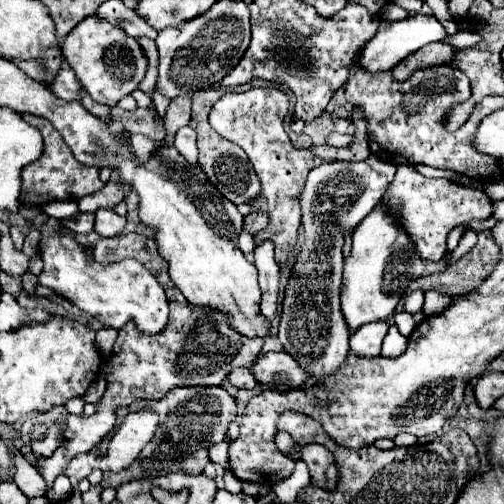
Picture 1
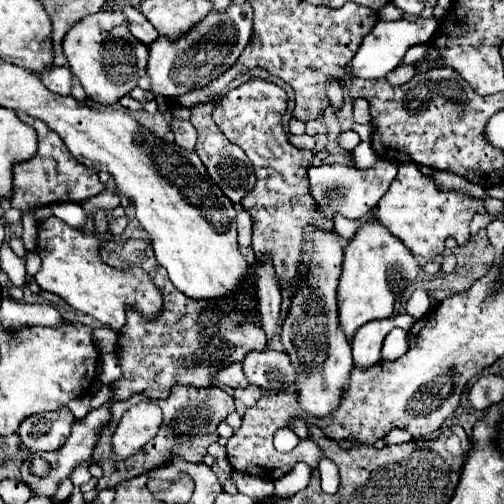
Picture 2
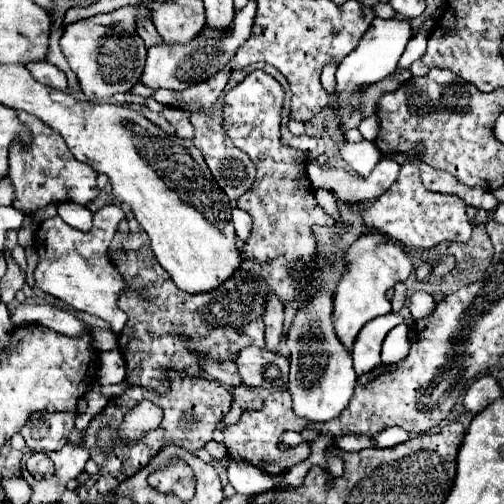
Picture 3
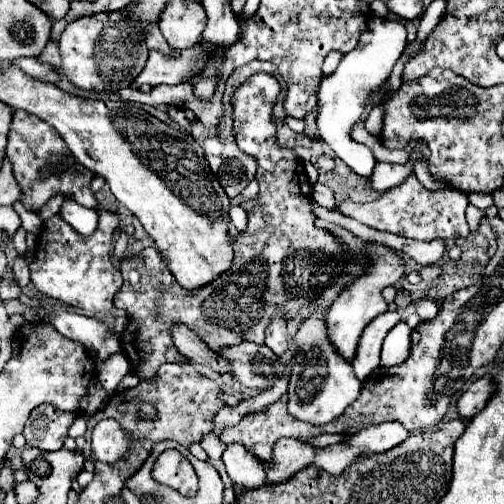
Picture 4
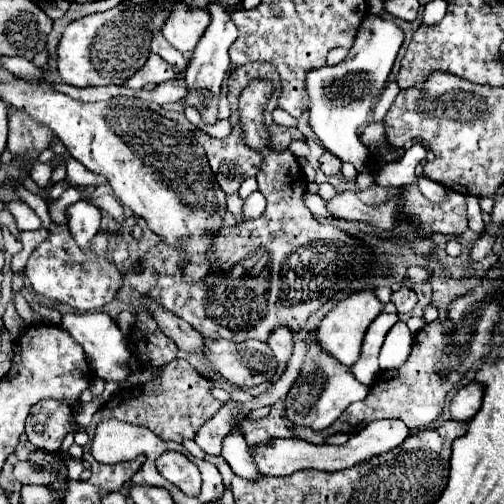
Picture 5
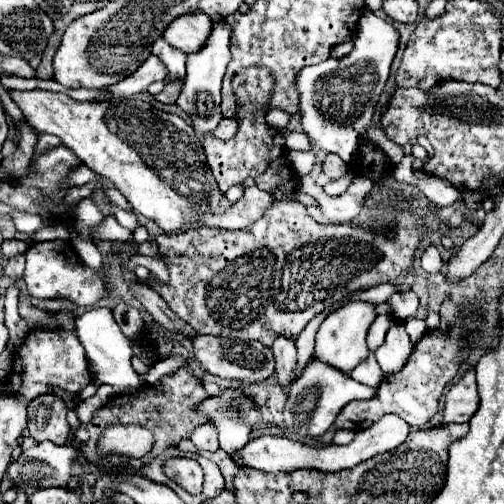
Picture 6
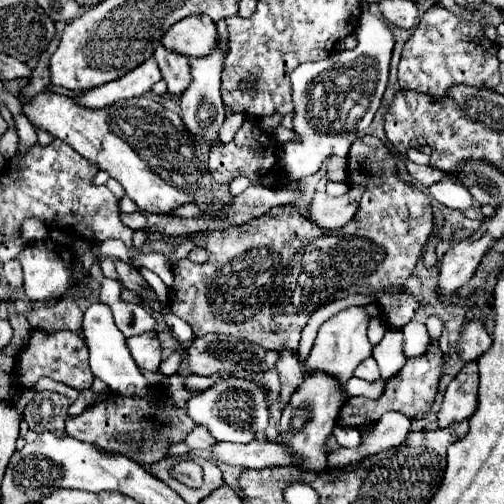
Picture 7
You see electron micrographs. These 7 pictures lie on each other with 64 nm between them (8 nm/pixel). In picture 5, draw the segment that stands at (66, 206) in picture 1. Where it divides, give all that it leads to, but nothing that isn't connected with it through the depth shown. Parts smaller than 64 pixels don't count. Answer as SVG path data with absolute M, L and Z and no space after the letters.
M78 200L66 208L66 218L76 244L88 252L90 240L100 230L100 210L92 204L86 204L84 200Z

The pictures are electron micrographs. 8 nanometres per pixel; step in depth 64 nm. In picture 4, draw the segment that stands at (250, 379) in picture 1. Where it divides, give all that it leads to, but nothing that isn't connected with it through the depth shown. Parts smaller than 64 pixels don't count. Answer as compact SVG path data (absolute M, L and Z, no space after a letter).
M178 324L178 326L172 326L170 330L172 330L172 338L174 338L176 348L188 360L204 364L216 374L232 374L232 372L228 372L228 362L220 360L212 350L208 350L208 346L198 338L198 334L192 332L188 326Z

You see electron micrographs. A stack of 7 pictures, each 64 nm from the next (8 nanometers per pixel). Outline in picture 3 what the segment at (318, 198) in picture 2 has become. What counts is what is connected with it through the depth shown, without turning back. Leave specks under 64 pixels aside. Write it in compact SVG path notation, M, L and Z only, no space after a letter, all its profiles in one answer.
M382 158L370 176L356 176L344 168L322 168L316 162L308 164L308 180L314 190L328 190L344 204L362 204L364 200L376 200L398 178L400 166L391 158Z

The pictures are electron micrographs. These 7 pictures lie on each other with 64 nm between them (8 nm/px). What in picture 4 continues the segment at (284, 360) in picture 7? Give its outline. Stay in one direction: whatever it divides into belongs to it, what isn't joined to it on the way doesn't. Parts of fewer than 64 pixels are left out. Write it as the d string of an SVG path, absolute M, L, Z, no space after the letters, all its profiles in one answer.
M274 316L272 318L272 324L268 326L268 332L266 332L266 346L282 356L288 348L288 336L286 336L286 320L284 316Z

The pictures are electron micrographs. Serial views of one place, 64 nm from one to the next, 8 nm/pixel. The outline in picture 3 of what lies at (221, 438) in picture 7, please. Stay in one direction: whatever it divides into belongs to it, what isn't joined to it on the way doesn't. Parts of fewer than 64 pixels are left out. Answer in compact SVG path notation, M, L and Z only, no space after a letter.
M228 456L228 462L230 462L228 480L236 488L238 494L244 494L244 496L252 498L252 496L258 496L262 492L274 490L272 478L268 474L260 472L258 468L254 468L252 464L234 460L232 456Z

